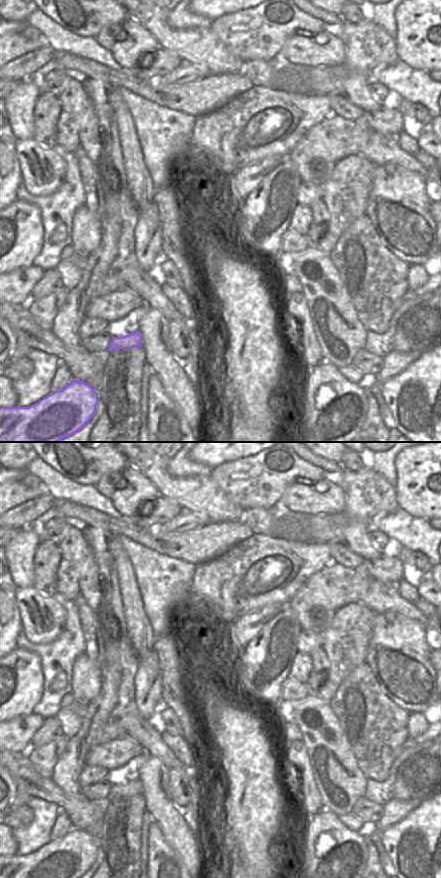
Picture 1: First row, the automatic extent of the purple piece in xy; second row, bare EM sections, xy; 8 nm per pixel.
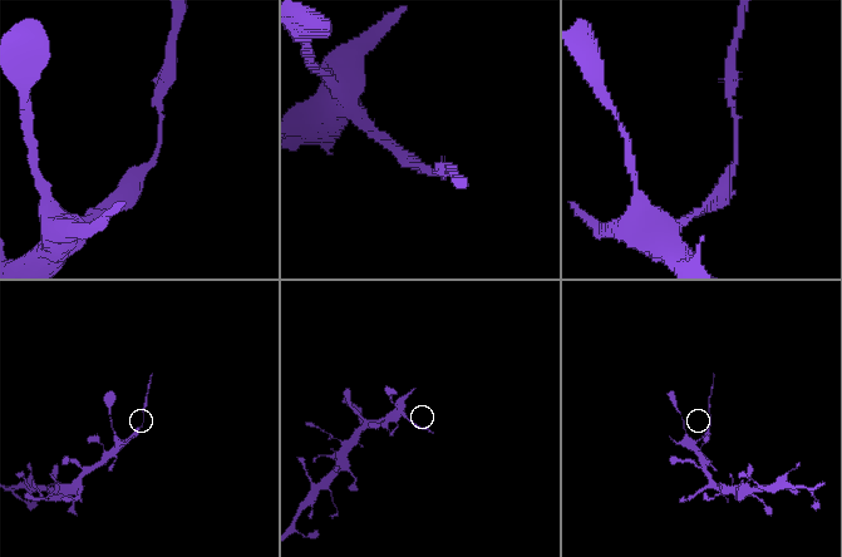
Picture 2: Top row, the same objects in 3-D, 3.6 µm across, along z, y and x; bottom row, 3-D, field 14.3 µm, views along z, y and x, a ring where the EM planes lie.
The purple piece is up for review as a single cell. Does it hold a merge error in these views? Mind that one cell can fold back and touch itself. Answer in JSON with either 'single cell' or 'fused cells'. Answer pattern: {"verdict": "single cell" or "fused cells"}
{"verdict": "fused cells"}

